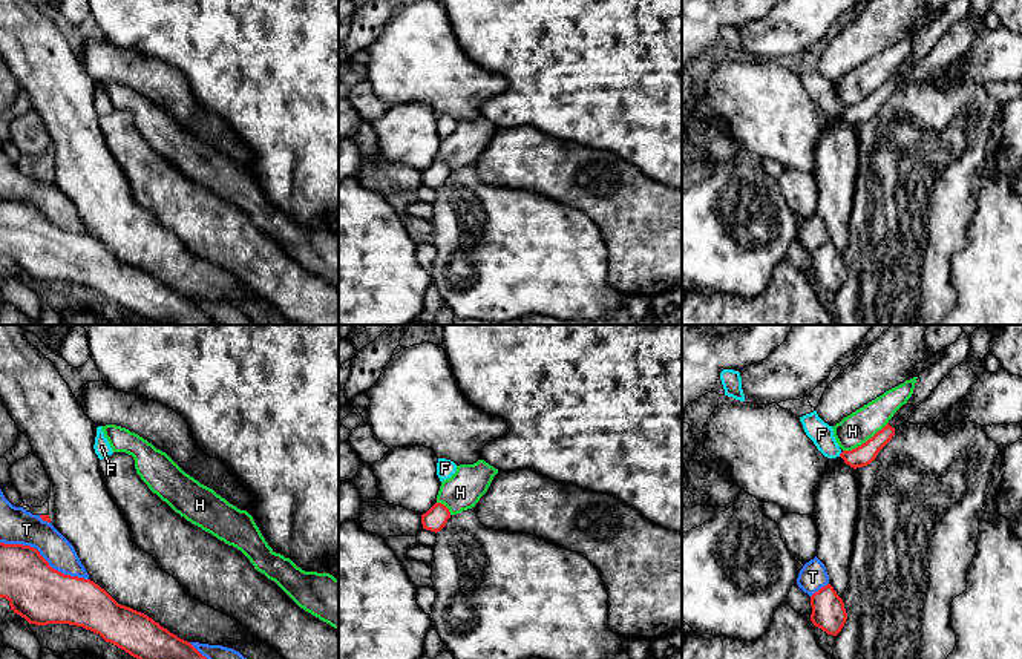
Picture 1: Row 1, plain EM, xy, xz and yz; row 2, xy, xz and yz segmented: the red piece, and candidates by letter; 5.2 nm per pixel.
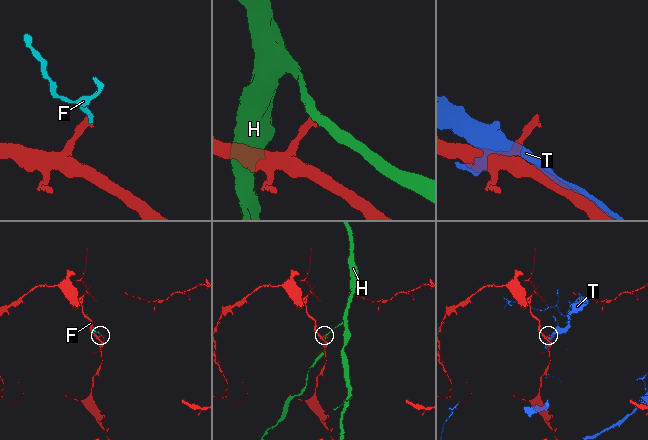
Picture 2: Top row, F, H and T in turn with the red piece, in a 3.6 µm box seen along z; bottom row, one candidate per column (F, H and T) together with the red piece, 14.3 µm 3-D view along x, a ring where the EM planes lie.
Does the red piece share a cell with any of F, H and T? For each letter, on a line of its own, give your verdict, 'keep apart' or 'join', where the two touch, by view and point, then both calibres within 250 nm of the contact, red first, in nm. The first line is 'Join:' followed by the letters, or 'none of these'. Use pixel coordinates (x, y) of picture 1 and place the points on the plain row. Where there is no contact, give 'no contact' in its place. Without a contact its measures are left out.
Join: F
F: join; contact yz (840, 111); calibres 110 and 120 nm
H: keep apart; contact yz (866, 98); calibres 110 and 170 nm
T: keep apart; contact xy (43, 215); calibres 300 and 190 nm

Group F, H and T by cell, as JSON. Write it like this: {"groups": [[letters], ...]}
{"groups": [["F"], ["H"], ["T"]]}

